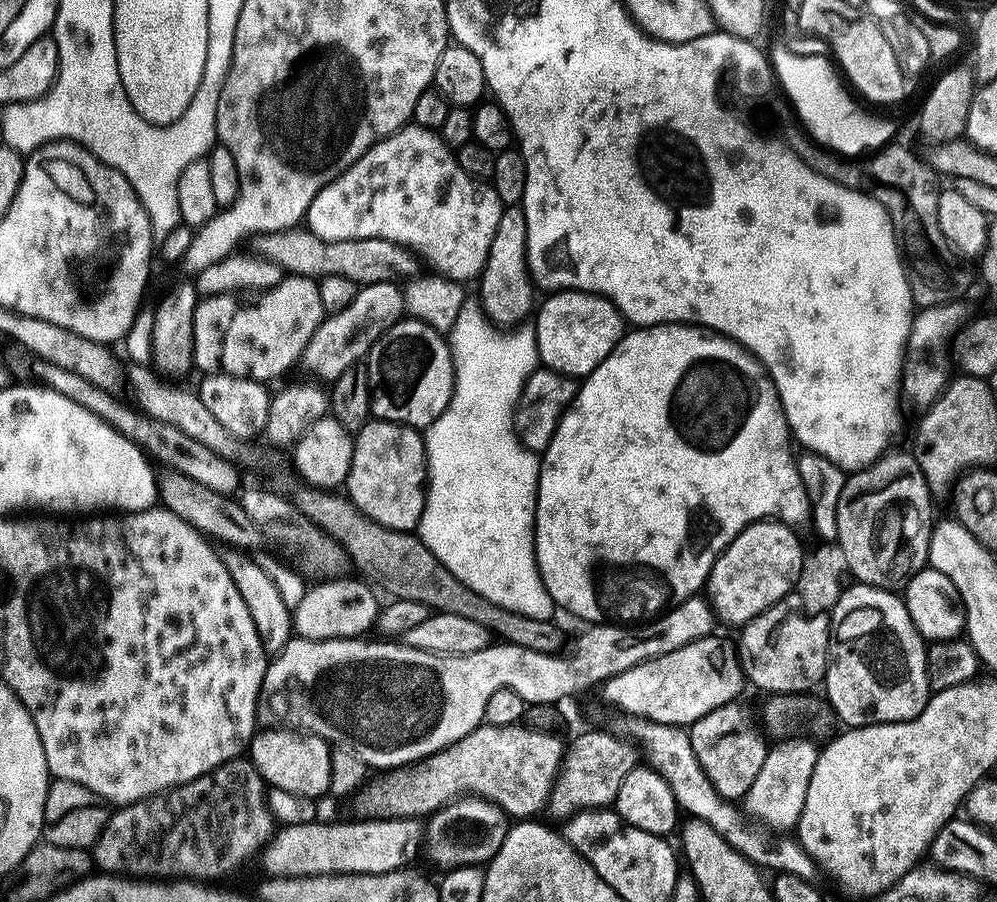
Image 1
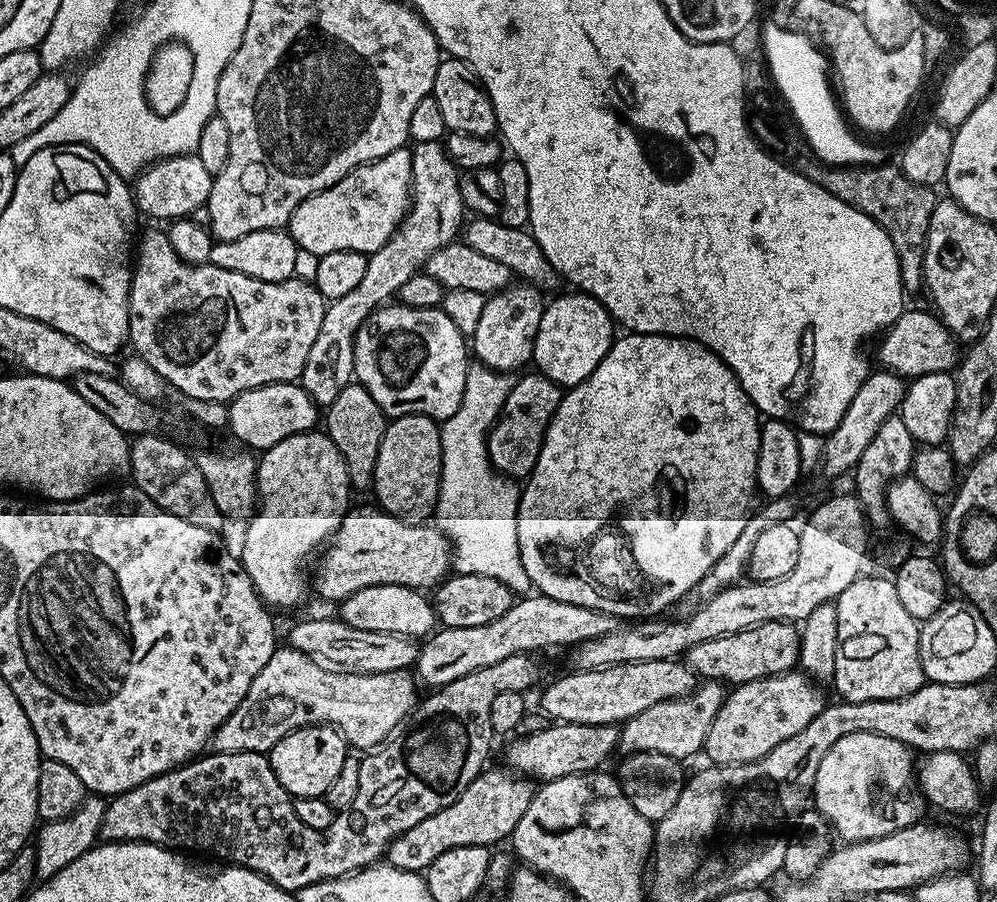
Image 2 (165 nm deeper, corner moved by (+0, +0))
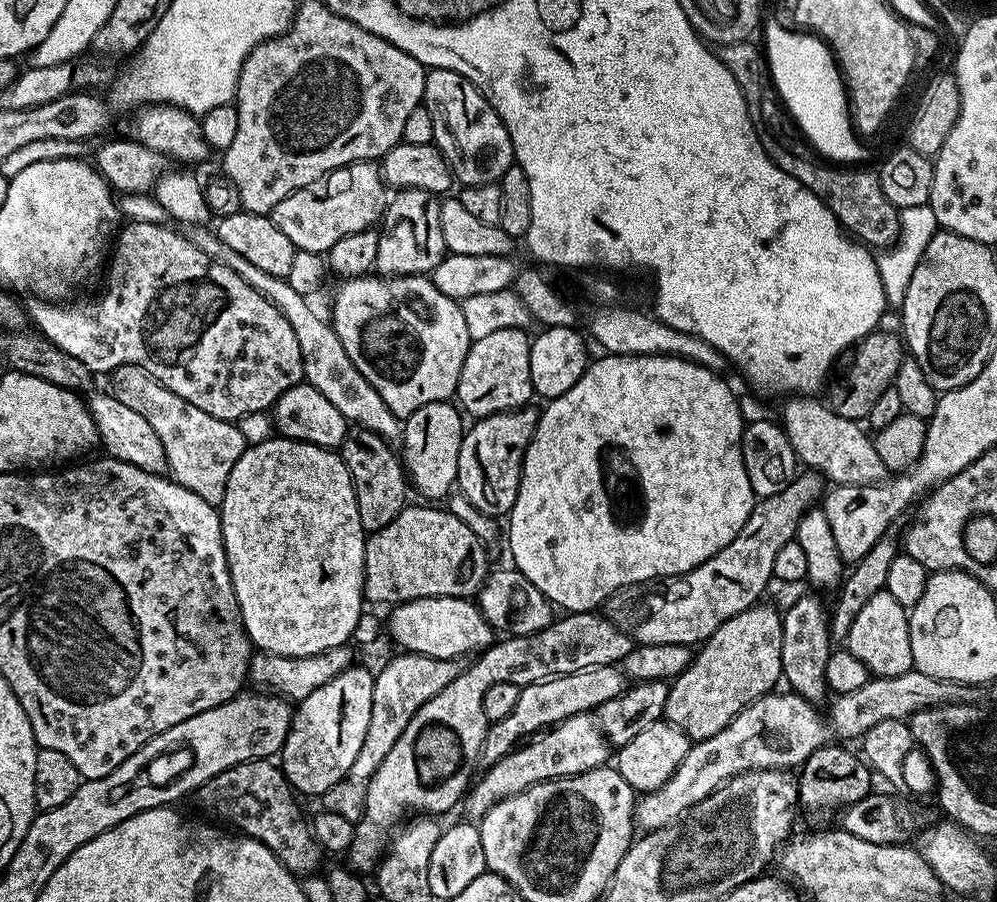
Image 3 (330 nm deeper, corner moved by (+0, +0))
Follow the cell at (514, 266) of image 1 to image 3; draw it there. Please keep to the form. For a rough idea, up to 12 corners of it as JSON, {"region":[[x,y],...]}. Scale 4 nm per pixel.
{"region":[[522,328],[473,340],[455,399],[469,417],[533,399]]}

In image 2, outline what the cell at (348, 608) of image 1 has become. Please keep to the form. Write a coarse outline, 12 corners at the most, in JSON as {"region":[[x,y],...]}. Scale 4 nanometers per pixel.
{"region":[[366,586],[339,601],[354,630],[427,637],[433,601],[406,586]]}

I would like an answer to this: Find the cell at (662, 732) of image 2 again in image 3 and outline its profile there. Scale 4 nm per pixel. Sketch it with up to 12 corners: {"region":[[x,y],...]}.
{"region":[[782,616],[722,622],[671,681],[663,719],[718,734],[781,683]]}

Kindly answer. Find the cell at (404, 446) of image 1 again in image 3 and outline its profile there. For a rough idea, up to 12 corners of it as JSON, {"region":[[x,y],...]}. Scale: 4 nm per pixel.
{"region":[[439,400],[403,421],[402,463],[425,501],[457,487],[466,431]]}

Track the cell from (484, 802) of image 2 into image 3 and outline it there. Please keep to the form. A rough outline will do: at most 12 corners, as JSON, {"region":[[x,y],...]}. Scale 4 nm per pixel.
{"region":[[583,712],[521,743],[471,785],[465,817],[547,780],[603,768],[610,745]]}

